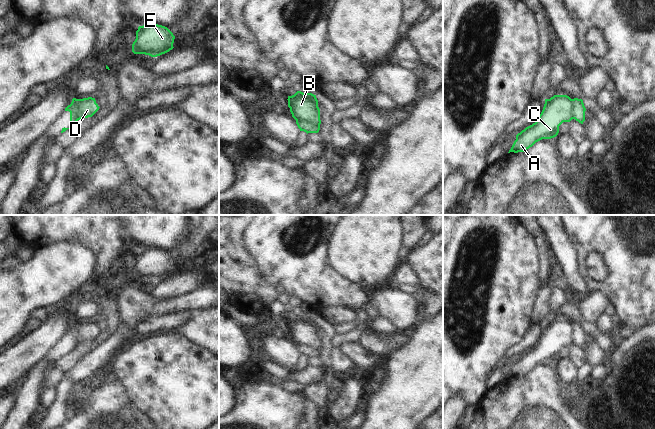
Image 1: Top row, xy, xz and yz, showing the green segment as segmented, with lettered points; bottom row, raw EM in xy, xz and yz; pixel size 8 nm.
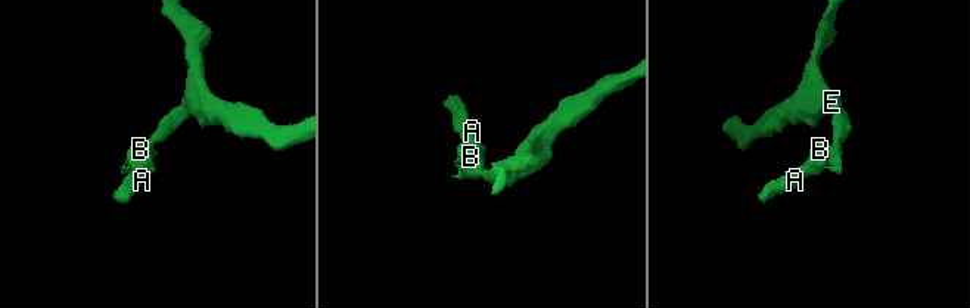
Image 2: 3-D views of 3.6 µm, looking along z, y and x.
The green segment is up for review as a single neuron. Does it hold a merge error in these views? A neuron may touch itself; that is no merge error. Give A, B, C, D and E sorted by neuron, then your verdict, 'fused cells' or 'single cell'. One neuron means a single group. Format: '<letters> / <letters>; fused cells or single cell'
A B C D / E; fused cells

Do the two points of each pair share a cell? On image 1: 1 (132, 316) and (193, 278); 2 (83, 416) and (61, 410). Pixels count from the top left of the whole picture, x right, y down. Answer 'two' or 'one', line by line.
1: two
2: two

